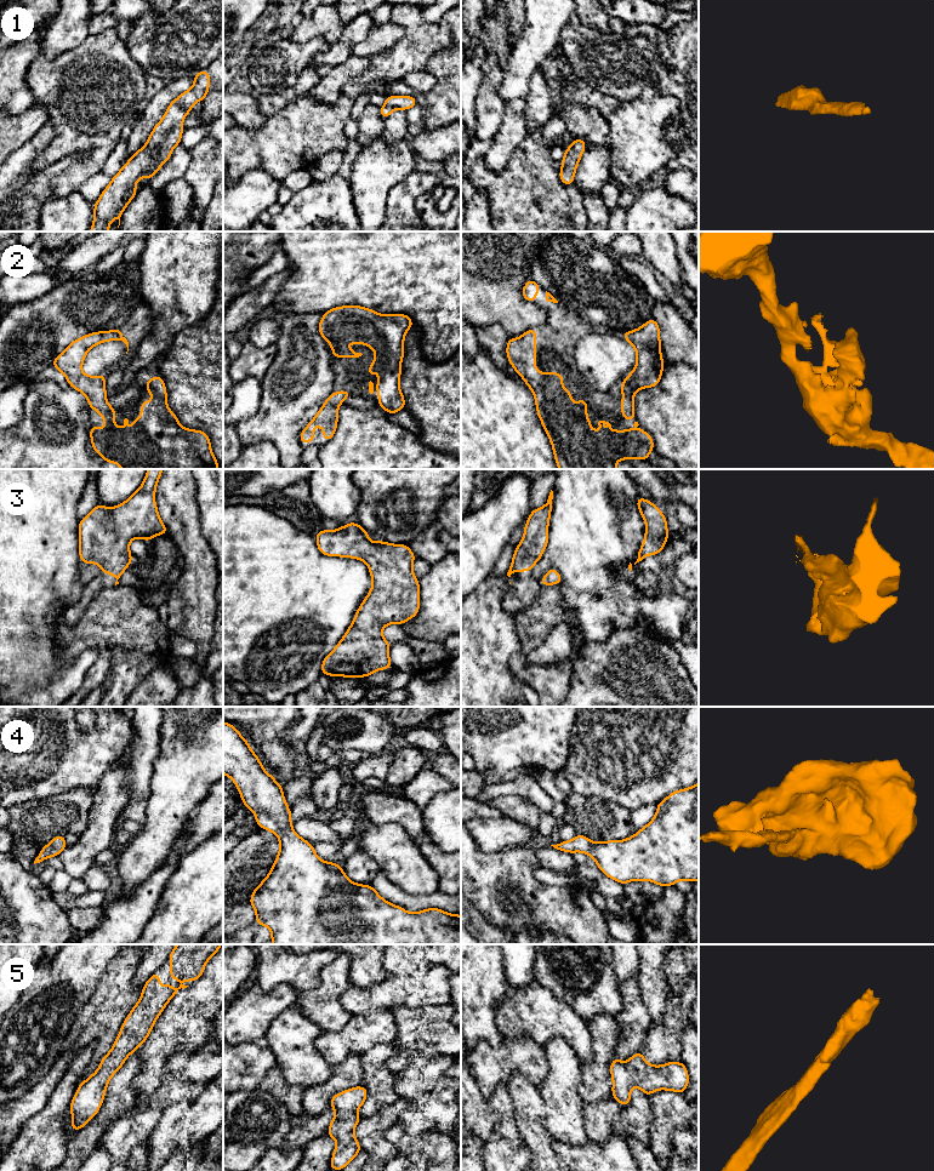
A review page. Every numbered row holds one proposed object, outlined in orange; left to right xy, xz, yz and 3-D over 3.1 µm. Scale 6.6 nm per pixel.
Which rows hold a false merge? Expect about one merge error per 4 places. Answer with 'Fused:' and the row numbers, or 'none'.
Fused: none

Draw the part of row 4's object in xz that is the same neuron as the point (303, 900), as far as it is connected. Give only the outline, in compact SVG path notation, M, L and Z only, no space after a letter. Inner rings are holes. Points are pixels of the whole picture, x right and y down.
M223 721L223 773L237 786L245 807L250 809L258 828L278 835L280 850L263 881L254 890L250 906L256 912L256 924L268 927L272 944L461 944L461 915L438 908L409 913L383 899L370 885L353 882L341 866L321 861L314 846L294 832L291 809L280 786L269 775L235 726Z

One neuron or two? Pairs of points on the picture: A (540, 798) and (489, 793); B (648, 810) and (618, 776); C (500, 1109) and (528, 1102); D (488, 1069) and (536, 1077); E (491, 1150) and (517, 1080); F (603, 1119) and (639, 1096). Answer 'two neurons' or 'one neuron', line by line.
A: one neuron
B: two neurons
C: two neurons
D: one neuron
E: two neurons
F: one neuron

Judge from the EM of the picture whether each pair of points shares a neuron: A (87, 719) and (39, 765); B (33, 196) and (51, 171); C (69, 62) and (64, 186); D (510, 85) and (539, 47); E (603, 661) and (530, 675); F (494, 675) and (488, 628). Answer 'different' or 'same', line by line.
A: different
B: same
C: same
D: same
E: different
F: same

